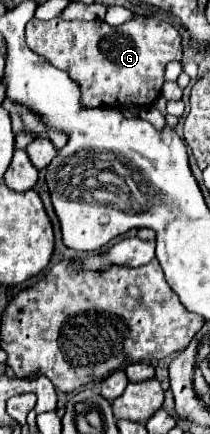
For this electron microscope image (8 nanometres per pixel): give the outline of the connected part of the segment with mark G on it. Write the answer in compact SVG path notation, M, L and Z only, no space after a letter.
M141 17L121 27L109 27L105 21L65 21L31 19L27 23L27 45L31 51L47 59L53 67L63 69L81 89L83 107L123 109L127 105L151 105L163 87L163 71L169 61L181 59L179 31L157 17Z

